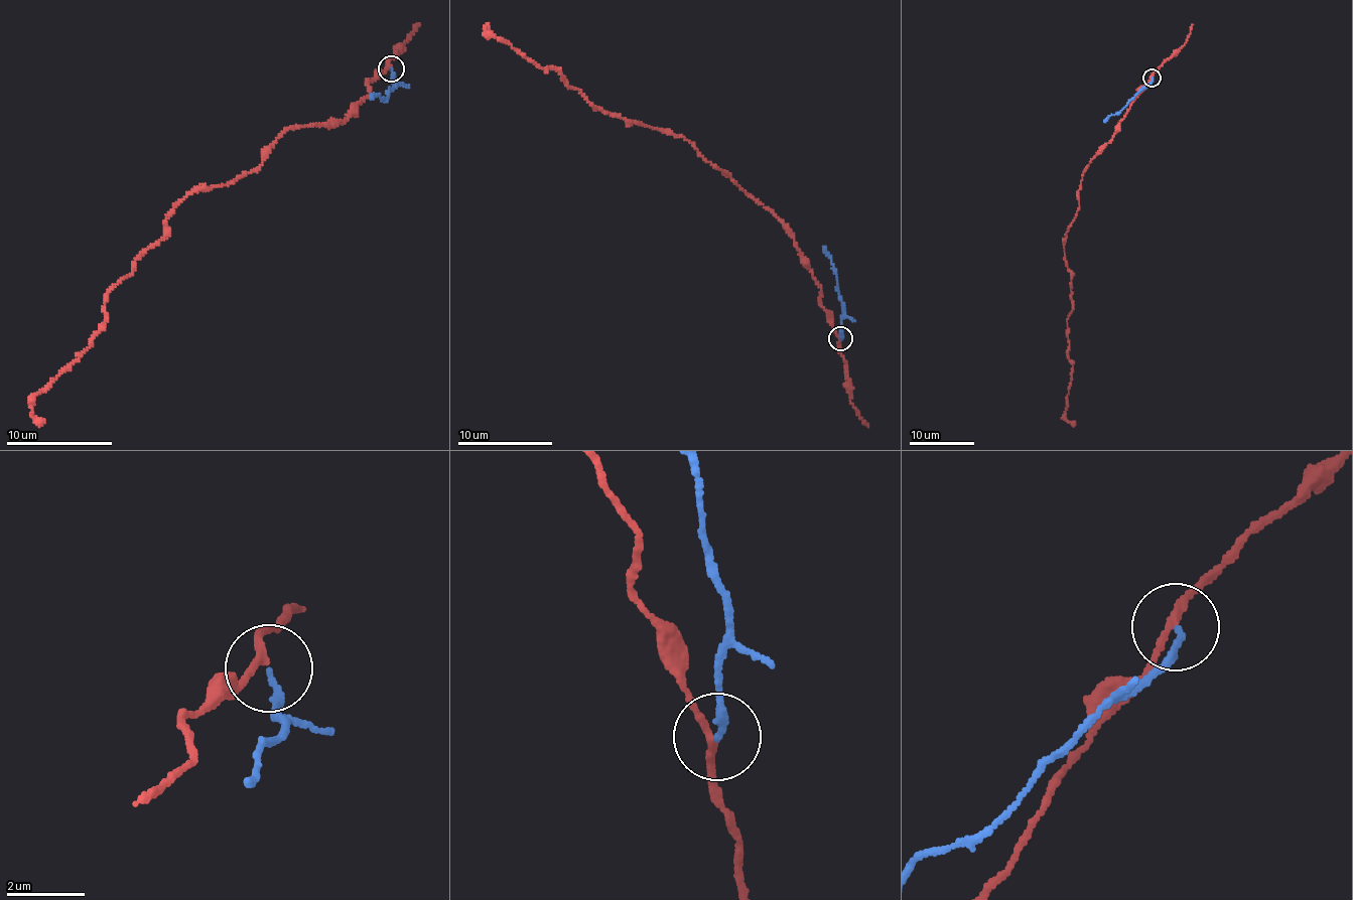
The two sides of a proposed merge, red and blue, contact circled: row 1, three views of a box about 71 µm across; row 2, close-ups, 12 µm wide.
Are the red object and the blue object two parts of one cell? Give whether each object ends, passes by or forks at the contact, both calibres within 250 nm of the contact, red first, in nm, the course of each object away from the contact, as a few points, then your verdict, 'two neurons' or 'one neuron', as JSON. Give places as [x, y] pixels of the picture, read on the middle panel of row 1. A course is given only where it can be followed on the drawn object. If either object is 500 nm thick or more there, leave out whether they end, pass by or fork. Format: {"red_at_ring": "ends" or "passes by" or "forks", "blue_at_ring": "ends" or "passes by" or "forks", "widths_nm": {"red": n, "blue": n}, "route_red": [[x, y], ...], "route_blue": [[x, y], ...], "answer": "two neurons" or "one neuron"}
{"red_at_ring": "passes by", "blue_at_ring": "ends", "widths_nm": {"red": 180, "blue": 130}, "route_red": [[841, 337], [794, 237], [730, 174], [713, 167], [687, 140], [596, 108], [561, 73], [494, 36]], "route_blue": [[841, 337], [836, 274], [831, 255], [823, 246]], "answer": "two neurons"}

